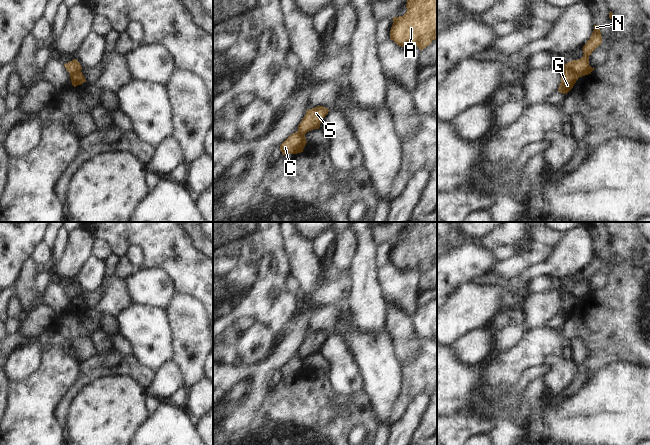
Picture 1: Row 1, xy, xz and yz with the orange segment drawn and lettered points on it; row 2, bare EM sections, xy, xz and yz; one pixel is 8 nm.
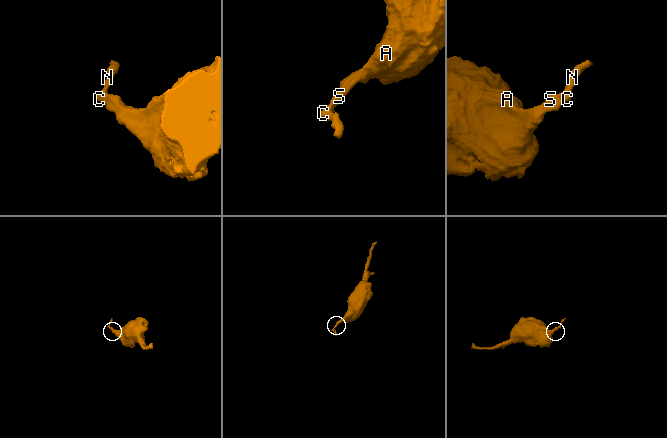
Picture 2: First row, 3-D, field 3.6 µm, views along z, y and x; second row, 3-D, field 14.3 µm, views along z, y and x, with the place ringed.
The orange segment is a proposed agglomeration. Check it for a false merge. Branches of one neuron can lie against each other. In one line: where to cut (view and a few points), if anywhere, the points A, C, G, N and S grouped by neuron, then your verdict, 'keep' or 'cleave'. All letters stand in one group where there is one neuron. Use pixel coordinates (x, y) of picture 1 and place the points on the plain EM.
cut yz (567, 287), (579, 300); groups A G S / C N; cleave

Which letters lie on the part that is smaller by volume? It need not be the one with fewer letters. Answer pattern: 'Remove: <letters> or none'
Remove: C, N

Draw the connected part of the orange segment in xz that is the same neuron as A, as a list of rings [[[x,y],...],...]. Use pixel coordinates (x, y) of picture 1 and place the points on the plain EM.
[[[408,222],[407,236],[393,241],[390,263],[401,271],[417,270],[420,275],[437,263],[437,222]]]

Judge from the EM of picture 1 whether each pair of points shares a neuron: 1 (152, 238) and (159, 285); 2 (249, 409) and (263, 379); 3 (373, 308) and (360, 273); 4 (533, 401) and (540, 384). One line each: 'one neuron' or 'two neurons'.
1: two neurons
2: one neuron
3: one neuron
4: one neuron

